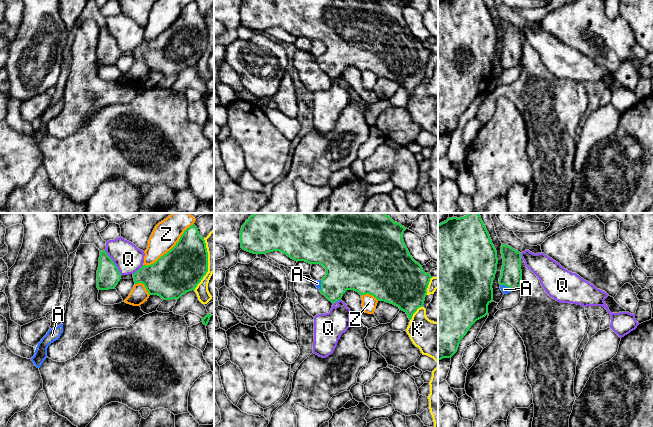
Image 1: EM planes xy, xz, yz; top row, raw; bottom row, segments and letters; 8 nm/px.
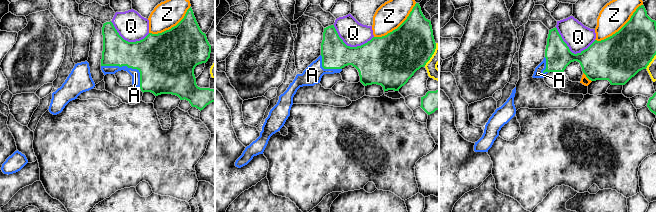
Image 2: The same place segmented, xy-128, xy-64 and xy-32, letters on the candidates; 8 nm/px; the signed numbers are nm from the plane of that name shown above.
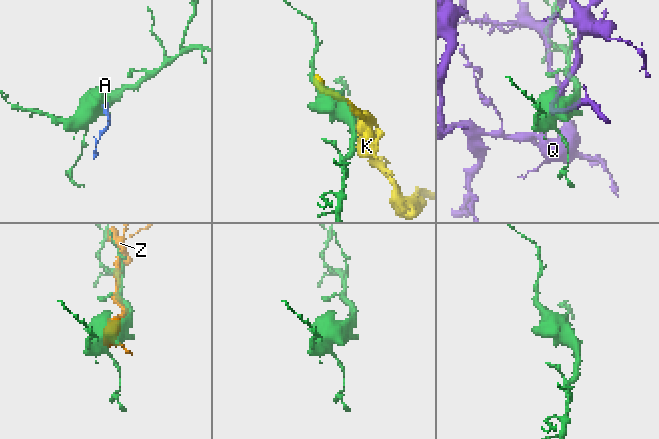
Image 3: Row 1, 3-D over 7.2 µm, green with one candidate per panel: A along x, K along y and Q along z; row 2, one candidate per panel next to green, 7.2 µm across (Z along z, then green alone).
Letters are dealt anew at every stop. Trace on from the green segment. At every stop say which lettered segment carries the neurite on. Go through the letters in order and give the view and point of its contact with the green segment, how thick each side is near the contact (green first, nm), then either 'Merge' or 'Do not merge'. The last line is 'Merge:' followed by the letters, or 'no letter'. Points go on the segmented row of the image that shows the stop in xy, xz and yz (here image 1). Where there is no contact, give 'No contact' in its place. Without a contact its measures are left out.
A: Touches green at yz (506, 285). Thickness 180 nm (green) against 60 nm. Merge
K: Touches green at xz (414, 312). Thickness 380 nm (green) against 260 nm. Do not merge
Q: Touches green at xy (113, 263). Thickness 190 nm (green) against 220 nm. Do not merge
Z: Touches green at xy (171, 249). Thickness 360 nm (green) against 220 nm. Do not merge
Merge: A

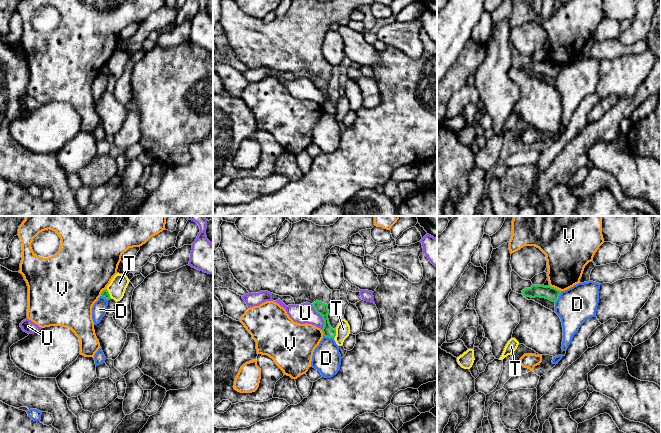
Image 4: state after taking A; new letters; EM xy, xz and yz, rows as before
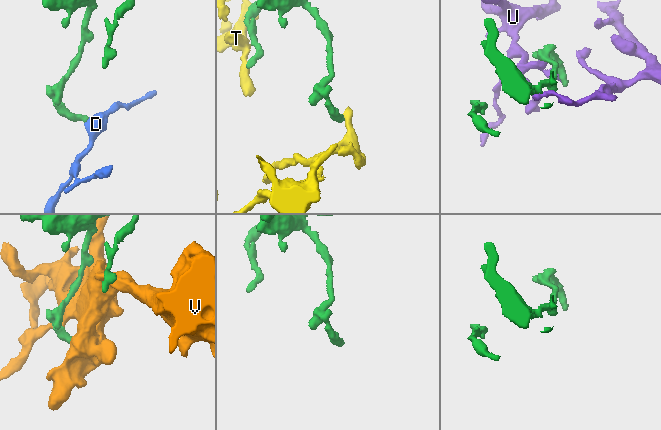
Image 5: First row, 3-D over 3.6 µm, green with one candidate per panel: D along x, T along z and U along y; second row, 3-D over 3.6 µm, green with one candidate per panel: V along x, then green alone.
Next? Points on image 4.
D: Touches green at yz (558, 297). Thickness 110 nm (green) against 300 nm. Do not merge
T: Touches green at xy (109, 294). Thickness 60 nm (green) against 140 nm. Do not merge
U: Touches green at xz (322, 317). Thickness 100 nm (green) against 160 nm. Do not merge
V: Touches green at yz (555, 288). Thickness 110 nm (green) against 320 nm. Do not merge
Merge: no letter

